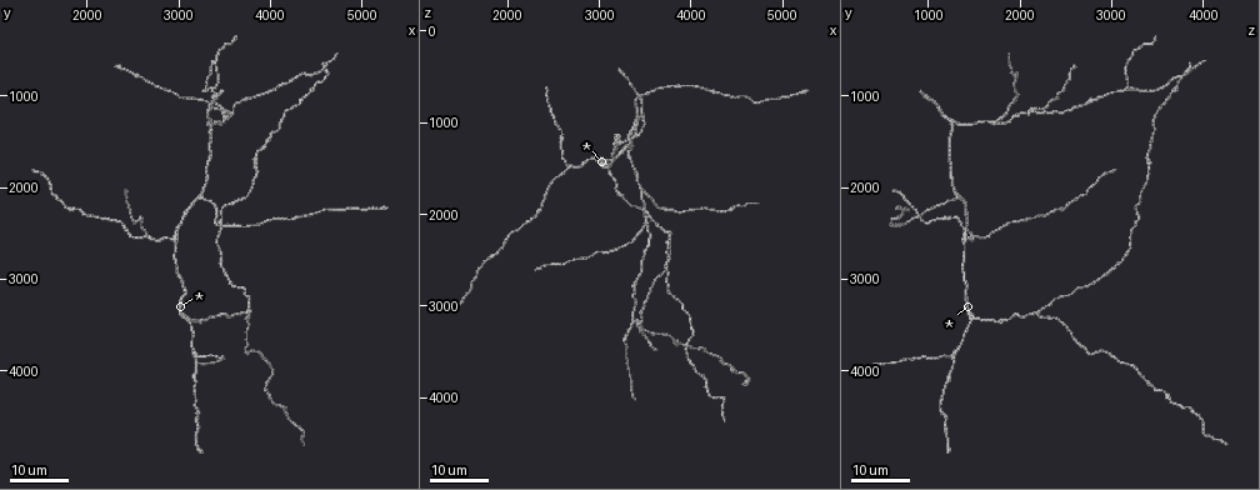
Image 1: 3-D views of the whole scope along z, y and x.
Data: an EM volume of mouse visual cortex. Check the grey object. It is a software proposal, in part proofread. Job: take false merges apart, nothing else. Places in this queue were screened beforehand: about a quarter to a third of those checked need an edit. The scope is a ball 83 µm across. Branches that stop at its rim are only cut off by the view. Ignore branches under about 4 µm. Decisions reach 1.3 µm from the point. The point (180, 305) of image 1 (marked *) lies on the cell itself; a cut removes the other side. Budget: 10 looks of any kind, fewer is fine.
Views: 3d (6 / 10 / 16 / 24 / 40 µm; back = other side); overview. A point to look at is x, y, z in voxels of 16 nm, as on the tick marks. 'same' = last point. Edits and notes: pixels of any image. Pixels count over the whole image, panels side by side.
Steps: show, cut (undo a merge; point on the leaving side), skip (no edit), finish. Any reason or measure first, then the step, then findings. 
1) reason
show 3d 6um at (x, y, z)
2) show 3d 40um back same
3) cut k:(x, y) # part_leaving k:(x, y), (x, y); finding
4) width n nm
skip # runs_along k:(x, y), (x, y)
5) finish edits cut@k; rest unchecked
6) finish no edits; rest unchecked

thin arm on a thick one
show 3d 24um at (3200, 3850, 1250)

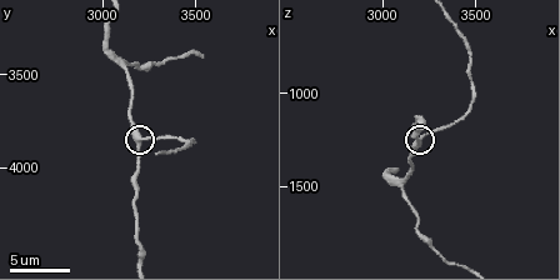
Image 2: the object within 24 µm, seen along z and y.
show 3d 6um same

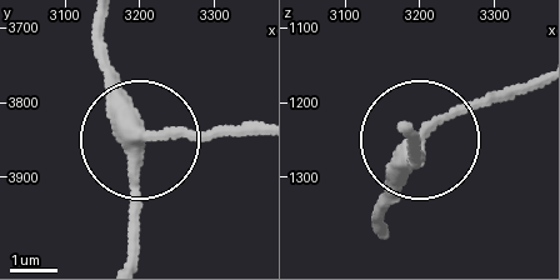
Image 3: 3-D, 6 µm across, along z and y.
width 290 nm
skip # runs_along 3:(104, 23), (104, 95), (128, 130), (199, 143), (255, 130); all the same cell

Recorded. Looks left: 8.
branch point
show 3d 10um at (3100, 3440, 1480)

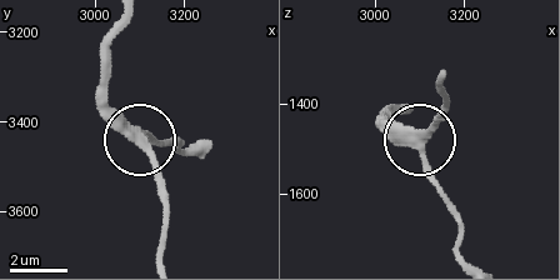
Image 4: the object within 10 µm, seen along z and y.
skip # runs_along 4:(105, 76), (108, 103), (144, 146), (160, 194); one cell here

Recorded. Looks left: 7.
three-way junction
show 3d 16um at (3800, 3400, 2250)

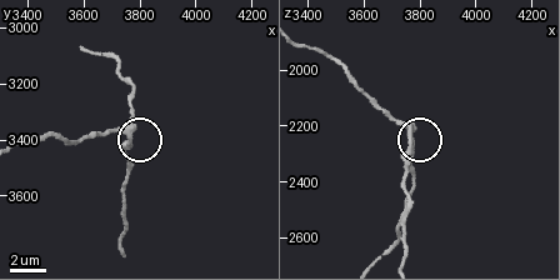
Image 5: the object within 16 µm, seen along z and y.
show 3d 10um at (3760, 3390, 2200)

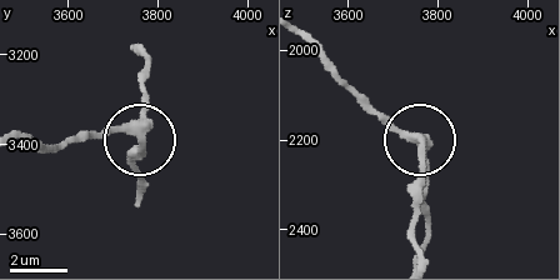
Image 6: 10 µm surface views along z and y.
skip # runs_along 6:(305, 39), (418, 140), (420, 216); all the same cell

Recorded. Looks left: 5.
side arm on a straight run
show 3d 16um at (3500, 1300, 1750)

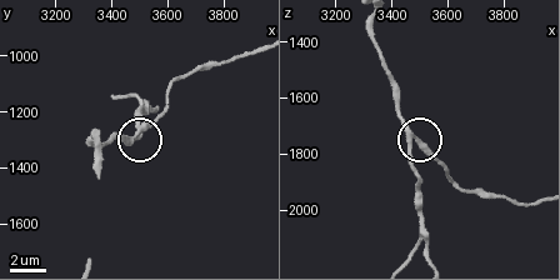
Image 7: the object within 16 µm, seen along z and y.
show 3d 6um at (3490, 1280, 1770)

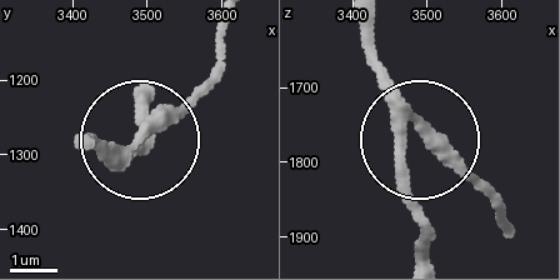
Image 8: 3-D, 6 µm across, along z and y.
width 290 nm
skip # all the same cell

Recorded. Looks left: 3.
branch point
show 3d 16um at (2650, 2550, 1500)

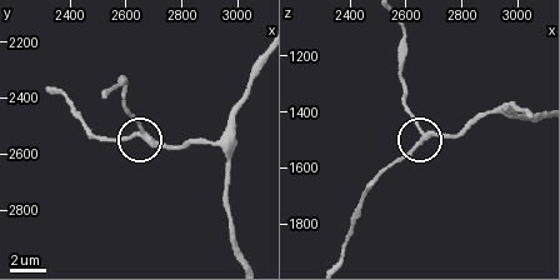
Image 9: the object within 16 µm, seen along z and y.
show 3d 6um at (2670, 2530, 1500)

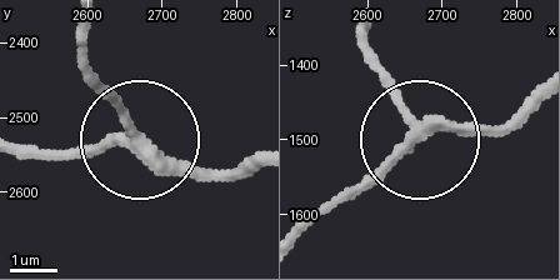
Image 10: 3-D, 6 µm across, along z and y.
width 250 nm
skip # runs_along 10:(249, 160), (176, 169), (85, 69); one cell here

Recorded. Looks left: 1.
finish no edits; rest unchecked

